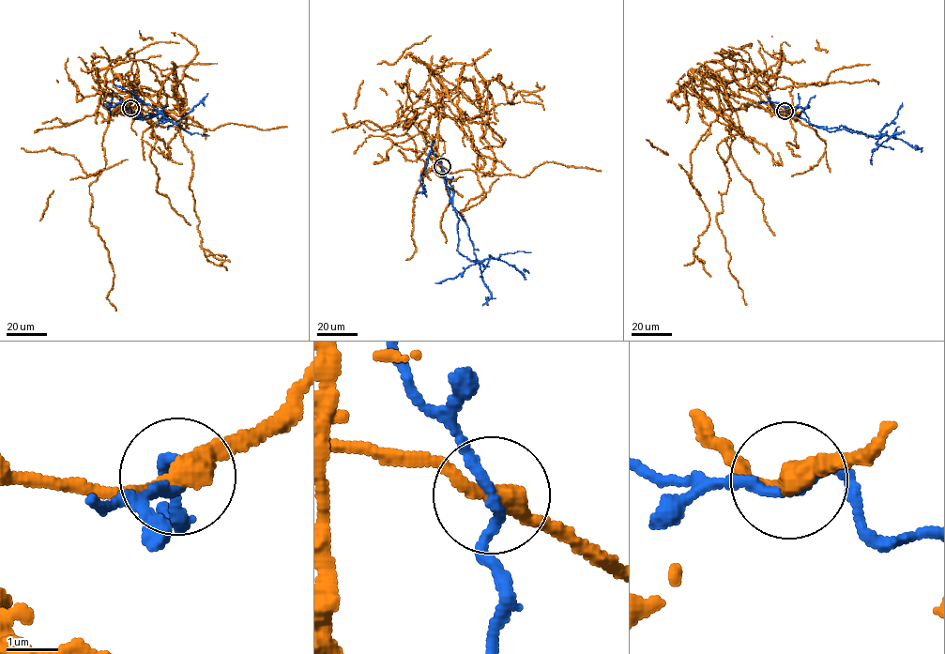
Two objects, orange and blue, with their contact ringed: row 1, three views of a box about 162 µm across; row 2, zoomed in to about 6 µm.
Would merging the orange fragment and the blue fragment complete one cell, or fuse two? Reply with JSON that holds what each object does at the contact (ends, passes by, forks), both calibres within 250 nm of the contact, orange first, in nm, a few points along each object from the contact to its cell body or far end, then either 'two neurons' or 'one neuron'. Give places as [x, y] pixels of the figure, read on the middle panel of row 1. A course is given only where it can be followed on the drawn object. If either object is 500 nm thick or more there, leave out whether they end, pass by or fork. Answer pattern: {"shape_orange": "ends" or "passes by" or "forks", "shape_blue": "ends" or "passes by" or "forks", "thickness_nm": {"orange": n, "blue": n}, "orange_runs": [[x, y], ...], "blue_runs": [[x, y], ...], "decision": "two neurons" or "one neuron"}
{"shape_orange": "passes by", "shape_blue": "passes by", "thickness_nm": {"orange": 360, "blue": 180}, "orange_runs": [[442, 166], [423, 173], [441, 93], [405, 116], [408, 83], [418, 115], [403, 129], [419, 124], [441, 162]], "blue_runs": [[442, 167], [450, 202], [469, 229], [475, 257], [480, 261], [489, 257], [497, 259], [528, 273]], "decision": "two neurons"}

